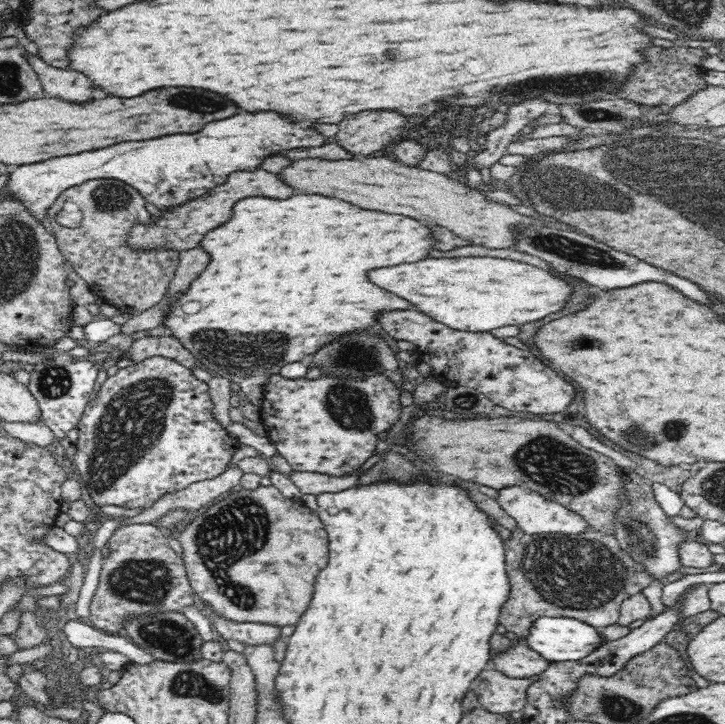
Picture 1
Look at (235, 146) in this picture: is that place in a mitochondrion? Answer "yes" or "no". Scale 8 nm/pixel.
no

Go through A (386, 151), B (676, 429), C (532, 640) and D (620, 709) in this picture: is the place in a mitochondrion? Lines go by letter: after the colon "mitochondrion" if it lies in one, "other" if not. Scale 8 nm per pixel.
A: other
B: mitochondrion
C: other
D: mitochondrion

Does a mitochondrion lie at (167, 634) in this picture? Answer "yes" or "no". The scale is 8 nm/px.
yes

